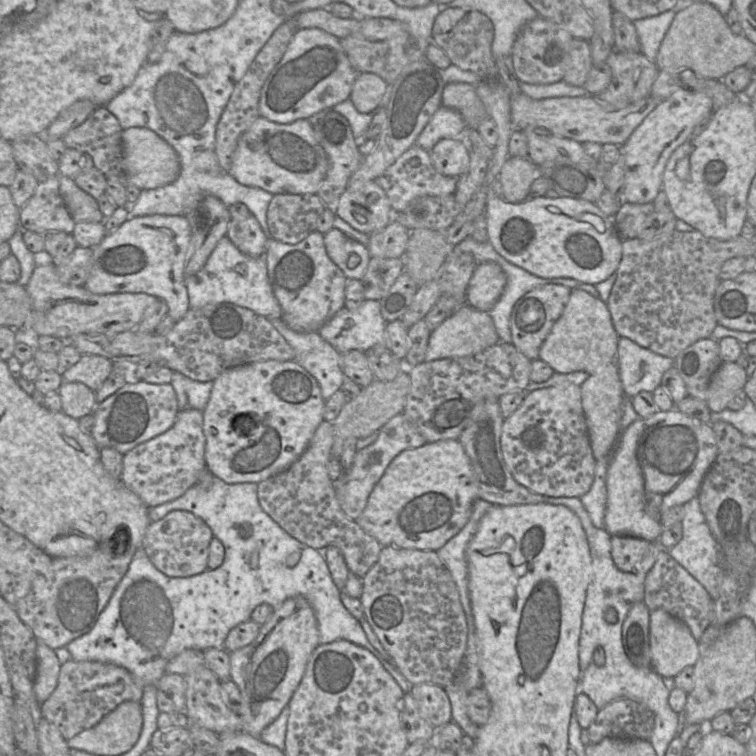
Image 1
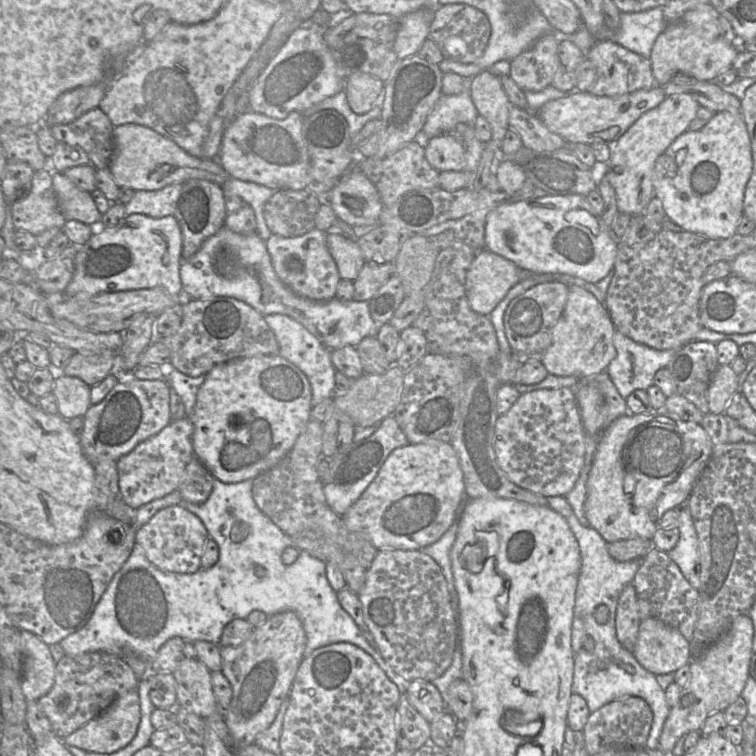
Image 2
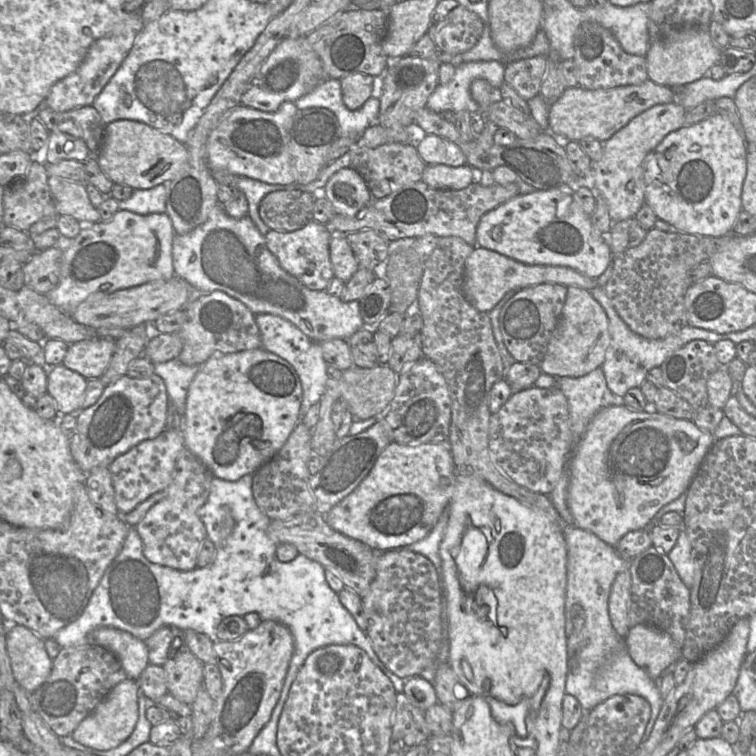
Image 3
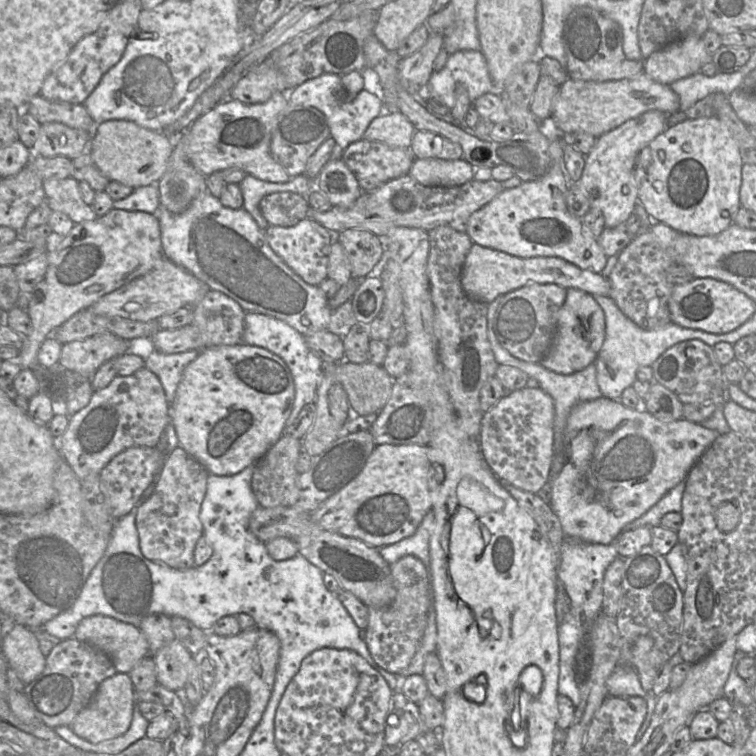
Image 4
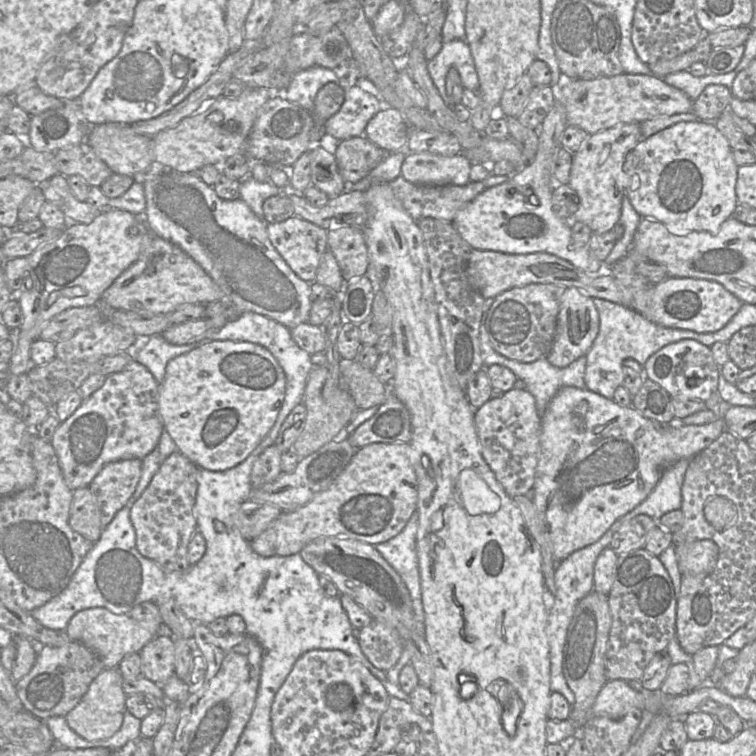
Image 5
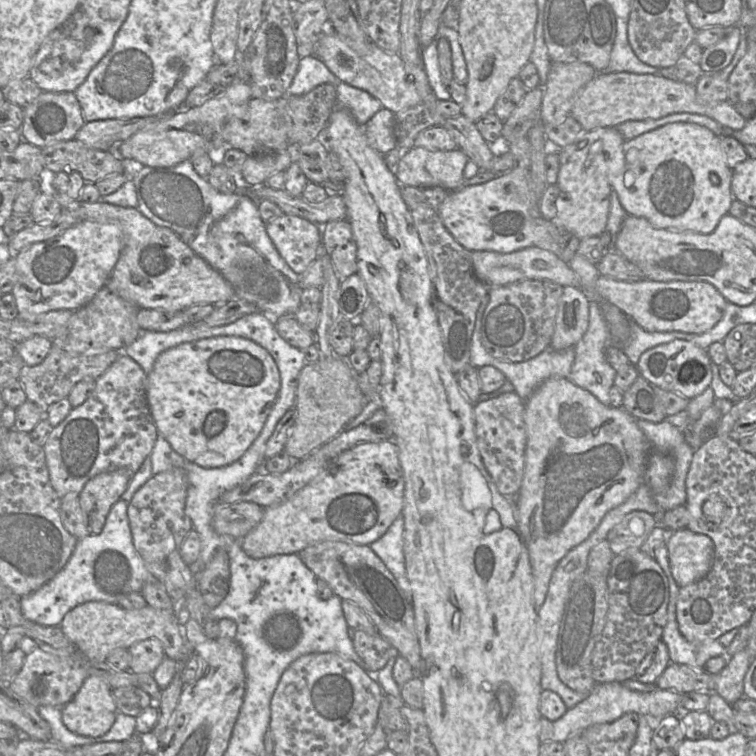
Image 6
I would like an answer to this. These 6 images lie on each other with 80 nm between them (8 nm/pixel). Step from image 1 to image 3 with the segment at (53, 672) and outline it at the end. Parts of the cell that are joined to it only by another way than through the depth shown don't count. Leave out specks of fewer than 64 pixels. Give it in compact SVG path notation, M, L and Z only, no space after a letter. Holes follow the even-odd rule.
M17 624L6 634L6 648L17 683L30 693L35 691L52 670L44 639L28 627Z

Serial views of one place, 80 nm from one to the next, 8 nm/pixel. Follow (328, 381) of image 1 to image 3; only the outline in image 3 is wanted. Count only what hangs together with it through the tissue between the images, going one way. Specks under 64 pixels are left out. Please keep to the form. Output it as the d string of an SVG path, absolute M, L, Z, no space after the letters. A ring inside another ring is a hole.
M256 314L255 320L260 331L262 348L289 362L295 369L302 385L300 419L308 409L318 402L327 388L328 363L324 360L318 342L305 335L290 321L273 314Z

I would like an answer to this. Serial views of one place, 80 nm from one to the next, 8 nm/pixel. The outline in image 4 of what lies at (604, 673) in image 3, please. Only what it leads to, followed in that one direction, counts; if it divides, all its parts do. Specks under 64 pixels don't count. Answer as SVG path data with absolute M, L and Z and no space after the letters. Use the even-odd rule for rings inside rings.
M565 537L561 547L558 569L556 616L558 620L559 678L558 693L568 697L574 706L580 703L580 694L572 671L573 643L602 612L603 578L607 567L619 556L615 542L590 543ZM628 665L616 666L606 681L606 688L608 696L638 696L646 701L647 713L636 735L636 740L640 740L651 722L657 702L656 696L644 690L636 670Z

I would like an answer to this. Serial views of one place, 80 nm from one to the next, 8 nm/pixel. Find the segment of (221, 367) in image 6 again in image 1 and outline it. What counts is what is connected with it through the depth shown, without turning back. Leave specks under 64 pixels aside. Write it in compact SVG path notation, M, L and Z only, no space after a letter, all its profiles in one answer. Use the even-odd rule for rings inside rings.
M294 360L259 361L225 370L213 381L209 401L202 411L208 470L228 484L258 484L283 472L307 448L316 428L324 420L324 405L317 380Z

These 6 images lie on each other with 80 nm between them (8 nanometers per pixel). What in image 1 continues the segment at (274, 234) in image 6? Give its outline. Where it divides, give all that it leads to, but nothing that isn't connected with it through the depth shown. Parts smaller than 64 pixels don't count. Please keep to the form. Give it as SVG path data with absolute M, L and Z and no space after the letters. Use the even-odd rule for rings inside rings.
M310 233L297 244L286 244L269 238L266 248L268 279L280 304L280 318L297 332L317 332L344 307L347 277L329 258L324 235Z

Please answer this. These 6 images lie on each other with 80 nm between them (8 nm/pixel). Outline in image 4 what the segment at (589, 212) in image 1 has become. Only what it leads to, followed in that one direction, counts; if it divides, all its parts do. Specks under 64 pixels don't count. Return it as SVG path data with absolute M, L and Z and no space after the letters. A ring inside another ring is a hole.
M551 116L538 124L538 129L549 139L550 167L547 173L539 180L504 189L469 217L466 234L474 244L512 256L558 257L581 269L601 273L608 257L592 233L582 226L580 218L572 216L566 207L566 192L571 184L563 159L562 133Z

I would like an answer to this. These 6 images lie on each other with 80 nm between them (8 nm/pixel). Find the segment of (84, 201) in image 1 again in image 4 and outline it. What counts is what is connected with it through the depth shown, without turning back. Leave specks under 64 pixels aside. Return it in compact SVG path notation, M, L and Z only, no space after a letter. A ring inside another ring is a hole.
M74 178L43 180L45 201L52 211L66 214L74 224L93 221L98 216L80 194Z

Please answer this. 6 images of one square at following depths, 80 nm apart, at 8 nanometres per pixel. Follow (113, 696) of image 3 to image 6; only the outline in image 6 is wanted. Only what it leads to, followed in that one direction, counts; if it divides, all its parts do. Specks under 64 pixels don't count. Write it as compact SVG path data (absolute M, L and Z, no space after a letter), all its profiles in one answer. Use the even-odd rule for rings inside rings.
M90 675L62 708L62 721L75 734L99 737L109 731L117 713L112 688L101 677Z

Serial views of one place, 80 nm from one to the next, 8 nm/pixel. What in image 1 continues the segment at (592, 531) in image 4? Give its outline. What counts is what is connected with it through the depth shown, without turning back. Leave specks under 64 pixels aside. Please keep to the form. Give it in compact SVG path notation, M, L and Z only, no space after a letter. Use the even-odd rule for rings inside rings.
M675 408L658 411L650 417L639 417L621 429L607 469L604 530L611 536L628 535L650 542L658 541L664 529L662 520L667 511L697 497L703 479L719 453L711 423L704 423Z

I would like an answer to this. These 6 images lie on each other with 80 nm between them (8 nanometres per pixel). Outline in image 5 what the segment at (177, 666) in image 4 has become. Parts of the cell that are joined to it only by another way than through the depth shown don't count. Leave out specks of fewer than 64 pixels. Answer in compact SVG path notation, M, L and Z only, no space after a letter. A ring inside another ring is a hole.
M158 635L139 652L142 675L162 685L175 674L175 649L172 636Z

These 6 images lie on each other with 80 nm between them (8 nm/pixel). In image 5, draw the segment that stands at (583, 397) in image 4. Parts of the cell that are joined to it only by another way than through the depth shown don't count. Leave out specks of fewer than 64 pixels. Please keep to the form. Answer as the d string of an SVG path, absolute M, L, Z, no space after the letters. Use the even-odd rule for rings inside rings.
M496 352L505 363L495 363L510 369L519 380L525 384L536 401L536 408L540 416L545 412L549 402L563 387L571 386L586 389L585 370L586 357L582 356L564 368L550 364L547 357L534 362L524 363L506 358Z

